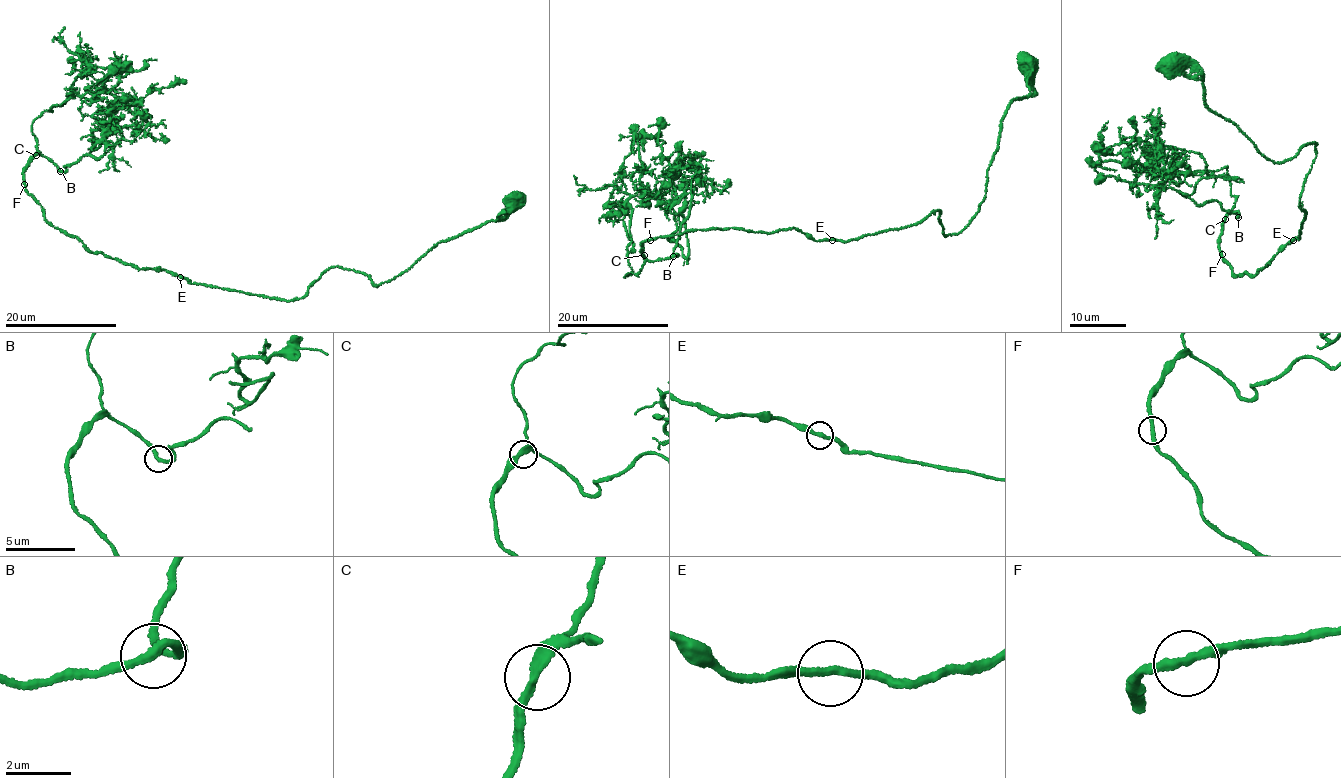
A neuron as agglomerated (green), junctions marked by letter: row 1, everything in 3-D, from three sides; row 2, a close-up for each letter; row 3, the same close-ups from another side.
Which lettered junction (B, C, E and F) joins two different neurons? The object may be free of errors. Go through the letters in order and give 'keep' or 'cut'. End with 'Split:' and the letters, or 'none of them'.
B: keep
C: keep
E: keep
F: keep
Split: none of them

